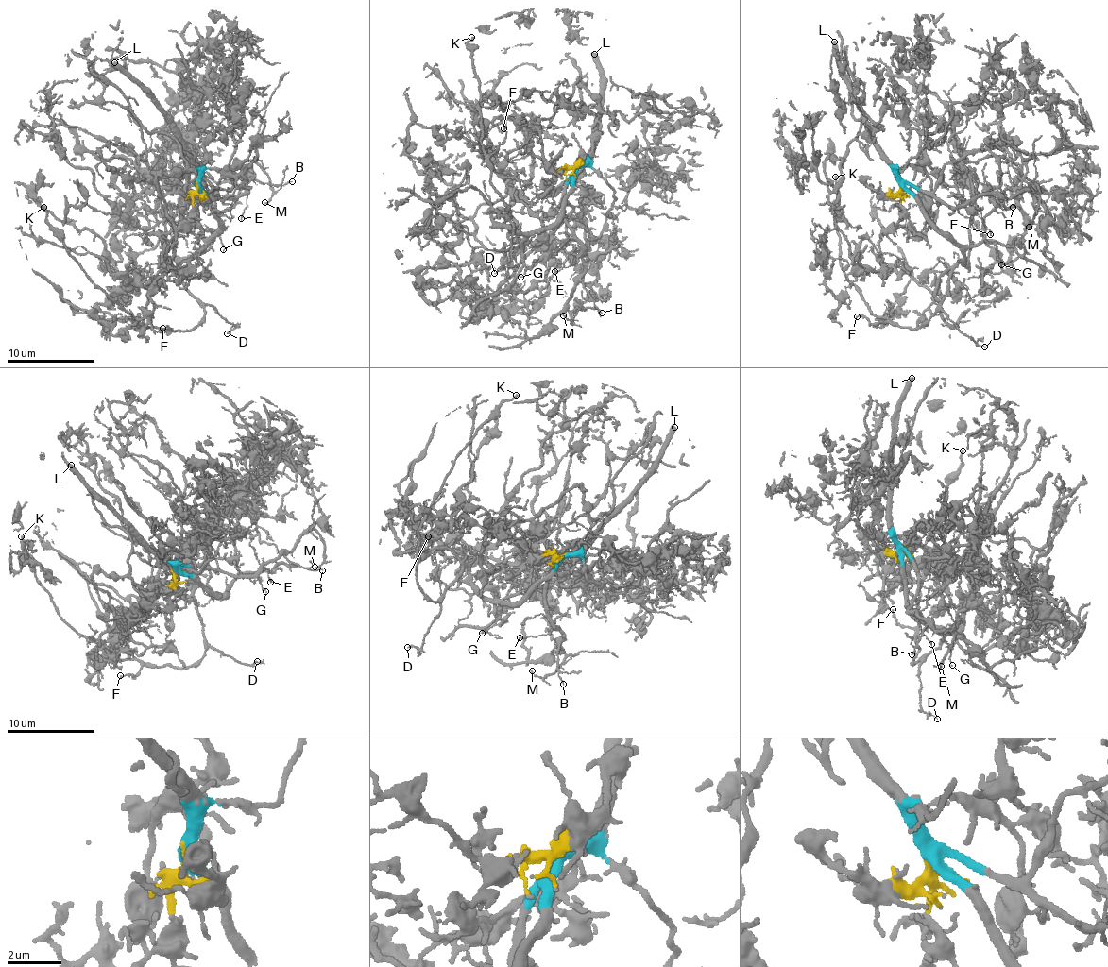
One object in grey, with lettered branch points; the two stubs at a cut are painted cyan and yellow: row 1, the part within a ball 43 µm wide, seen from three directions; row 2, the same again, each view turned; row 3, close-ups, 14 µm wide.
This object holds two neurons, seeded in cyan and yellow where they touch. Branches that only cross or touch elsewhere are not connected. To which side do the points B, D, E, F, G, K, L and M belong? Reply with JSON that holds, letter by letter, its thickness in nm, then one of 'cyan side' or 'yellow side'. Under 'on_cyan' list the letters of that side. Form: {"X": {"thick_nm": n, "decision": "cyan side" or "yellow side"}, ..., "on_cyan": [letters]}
{"B": {"thick_nm": 120, "decision": "cyan side"}, "D": {"thick_nm": 90, "decision": "cyan side"}, "E": {"thick_nm": 110, "decision": "cyan side"}, "F": {"thick_nm": 110, "decision": "cyan side"}, "G": {"thick_nm": 120, "decision": "cyan side"}, "K": {"thick_nm": 160, "decision": "cyan side"}, "L": {"thick_nm": 460, "decision": "cyan side"}, "M": {"thick_nm": 140, "decision": "cyan side"}, "on_cyan": ["B", "D", "E", "F", "G", "K", "L", "M"]}

